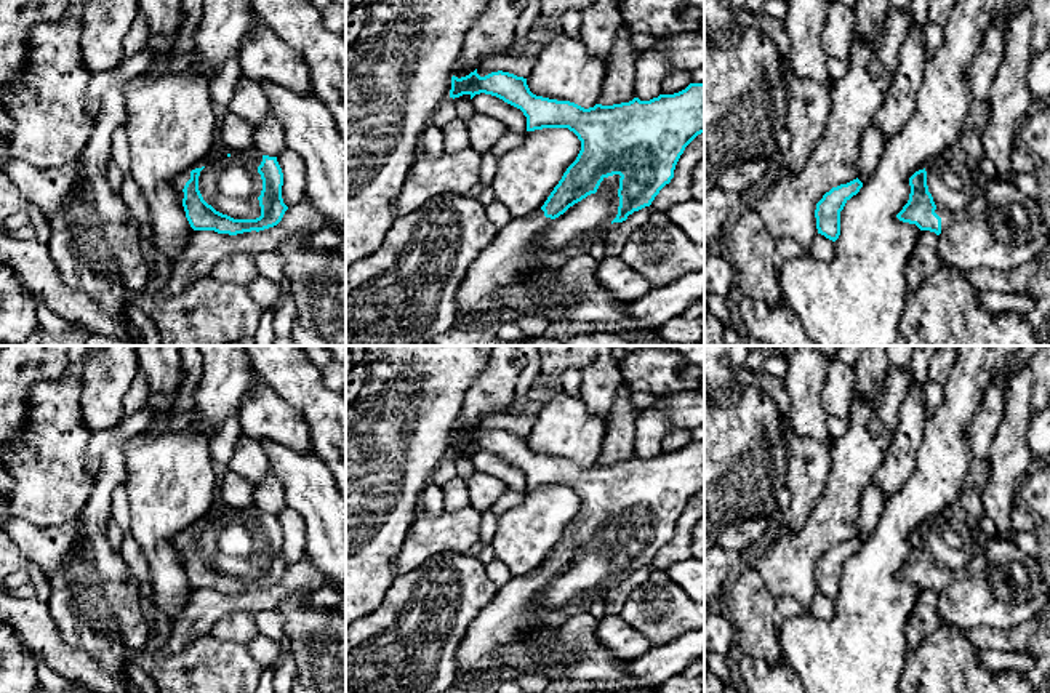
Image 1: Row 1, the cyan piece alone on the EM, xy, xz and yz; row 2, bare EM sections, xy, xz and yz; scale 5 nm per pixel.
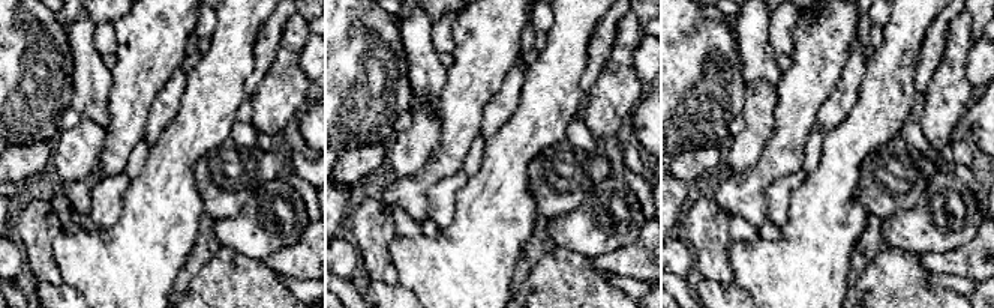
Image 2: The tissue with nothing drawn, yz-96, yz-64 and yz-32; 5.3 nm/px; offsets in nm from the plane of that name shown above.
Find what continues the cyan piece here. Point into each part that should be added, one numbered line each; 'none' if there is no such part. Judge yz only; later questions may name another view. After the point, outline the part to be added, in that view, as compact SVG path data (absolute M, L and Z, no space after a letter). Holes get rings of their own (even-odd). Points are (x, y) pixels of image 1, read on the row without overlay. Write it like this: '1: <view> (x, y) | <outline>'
1: yz (948, 576) | M936 565L935 571L941 576L941 591L957 579L957 573Z

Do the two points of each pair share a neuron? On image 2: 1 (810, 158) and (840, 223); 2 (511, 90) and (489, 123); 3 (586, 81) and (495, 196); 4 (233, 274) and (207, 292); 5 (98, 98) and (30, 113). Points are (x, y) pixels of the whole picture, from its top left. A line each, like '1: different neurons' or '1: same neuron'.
1: different neurons
2: same neuron
3: different neurons
4: same neuron
5: different neurons

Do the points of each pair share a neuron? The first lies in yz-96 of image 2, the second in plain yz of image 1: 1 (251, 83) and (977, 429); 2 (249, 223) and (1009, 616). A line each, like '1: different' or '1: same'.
1: same
2: same

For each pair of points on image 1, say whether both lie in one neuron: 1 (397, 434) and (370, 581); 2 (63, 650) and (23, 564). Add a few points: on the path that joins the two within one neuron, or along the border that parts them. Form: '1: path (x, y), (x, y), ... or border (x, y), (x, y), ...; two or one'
1: path (370, 471), (370, 544); one
2: path (42, 629), (40, 584); one

